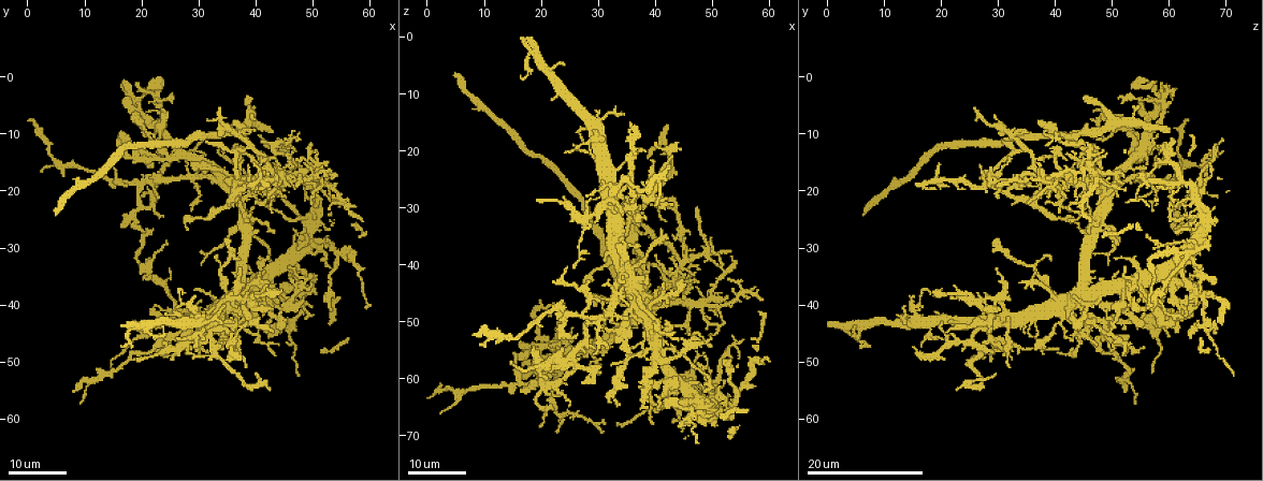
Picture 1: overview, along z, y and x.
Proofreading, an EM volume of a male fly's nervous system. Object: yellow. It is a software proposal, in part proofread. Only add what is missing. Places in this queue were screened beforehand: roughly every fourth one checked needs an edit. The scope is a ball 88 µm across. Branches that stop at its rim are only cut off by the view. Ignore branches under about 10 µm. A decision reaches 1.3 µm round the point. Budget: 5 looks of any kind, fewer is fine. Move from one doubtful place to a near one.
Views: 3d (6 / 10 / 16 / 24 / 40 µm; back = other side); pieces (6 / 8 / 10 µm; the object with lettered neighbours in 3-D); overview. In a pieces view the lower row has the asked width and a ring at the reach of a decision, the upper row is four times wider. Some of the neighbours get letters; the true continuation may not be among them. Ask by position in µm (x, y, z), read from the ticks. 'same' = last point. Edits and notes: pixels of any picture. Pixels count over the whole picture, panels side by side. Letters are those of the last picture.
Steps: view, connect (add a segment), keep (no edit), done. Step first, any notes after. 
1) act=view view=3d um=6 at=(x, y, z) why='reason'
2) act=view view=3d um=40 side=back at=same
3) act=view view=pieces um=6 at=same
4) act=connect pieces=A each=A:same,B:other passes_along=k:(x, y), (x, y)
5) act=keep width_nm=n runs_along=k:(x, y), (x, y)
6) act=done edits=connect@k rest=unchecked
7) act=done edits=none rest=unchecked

act=view view=3d um=24 at=(39.5, 22.5, 68.0) why='end of a long branch'

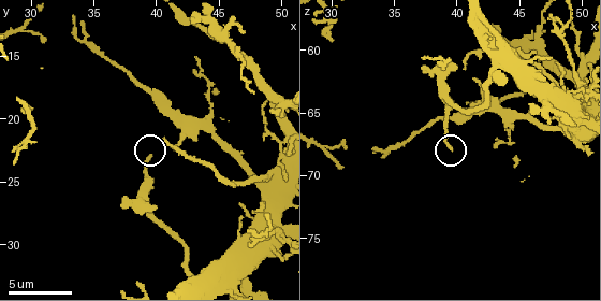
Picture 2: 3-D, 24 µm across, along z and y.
act=view view=pieces um=6 at=(39.6, 23.0, 68.0)

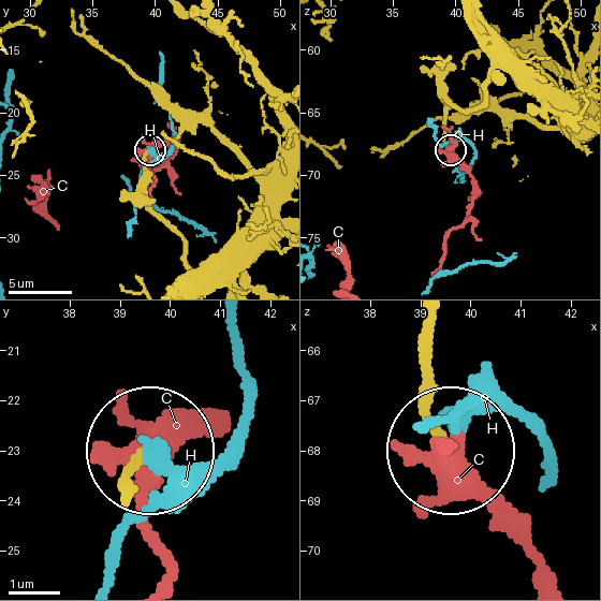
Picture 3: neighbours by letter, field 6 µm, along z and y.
act=keep each=C:other,H:other found='none of them fits'

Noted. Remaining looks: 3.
act=view view=3d um=24 at=(38.5, 25.0, 42.5) why='tapers out'

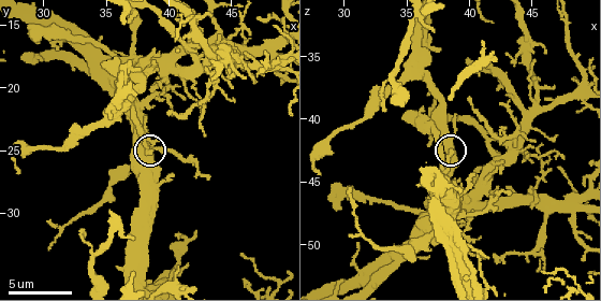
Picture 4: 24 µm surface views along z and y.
act=view view=pieces um=10 at=(38.6, 25.0, 42.6)

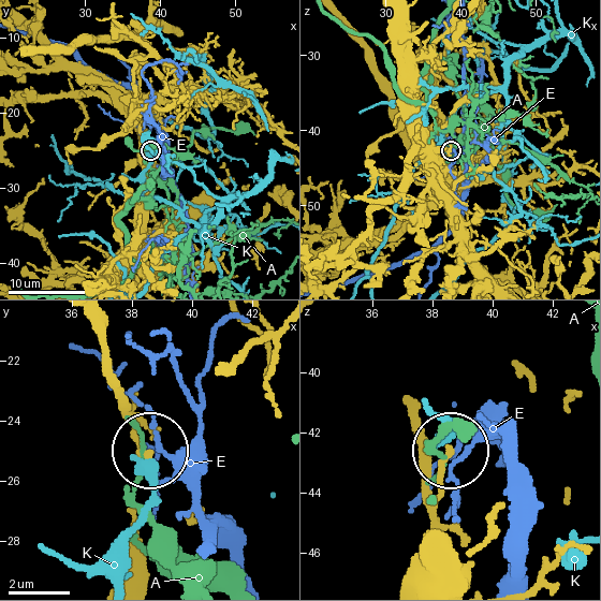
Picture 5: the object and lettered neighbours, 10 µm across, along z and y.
act=keep width_nm=160 each=A:other,E:other,K:other found='none of them fits'

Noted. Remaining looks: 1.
act=done edits=none rest=unchecked

